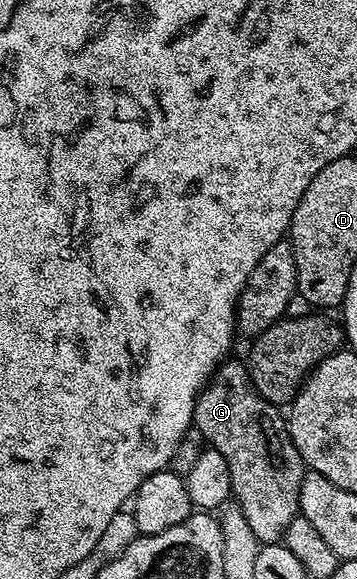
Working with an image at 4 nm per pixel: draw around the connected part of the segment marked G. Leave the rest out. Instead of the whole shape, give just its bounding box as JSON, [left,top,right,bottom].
[192,358,307,544]

